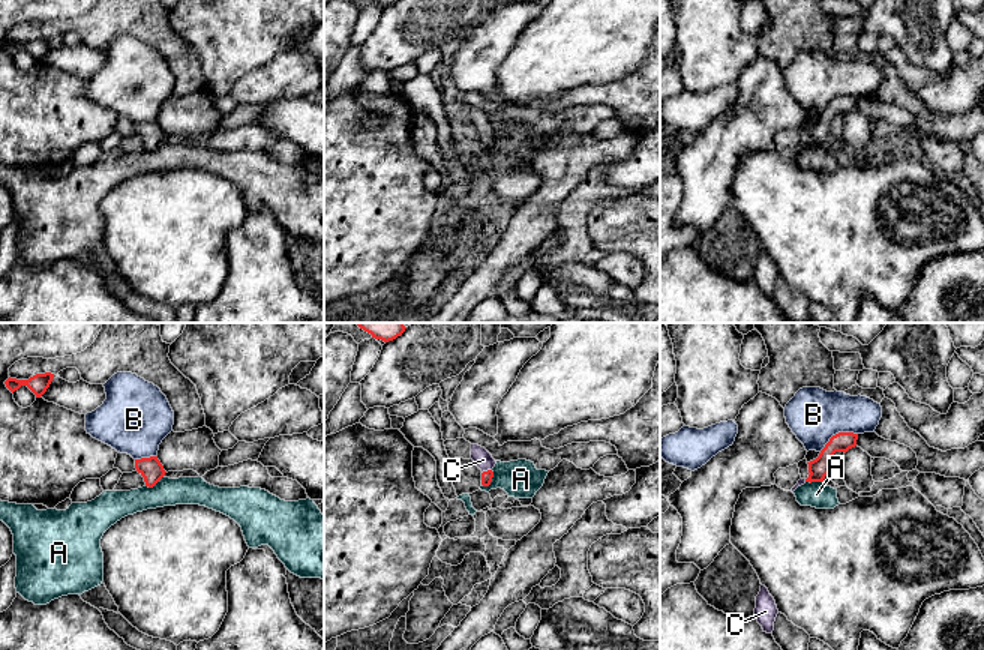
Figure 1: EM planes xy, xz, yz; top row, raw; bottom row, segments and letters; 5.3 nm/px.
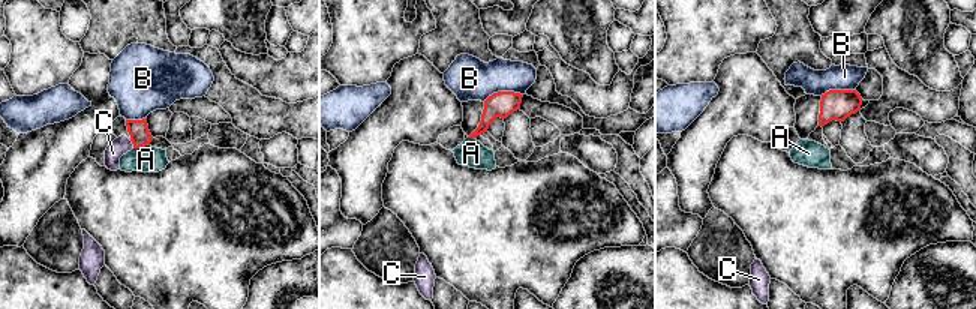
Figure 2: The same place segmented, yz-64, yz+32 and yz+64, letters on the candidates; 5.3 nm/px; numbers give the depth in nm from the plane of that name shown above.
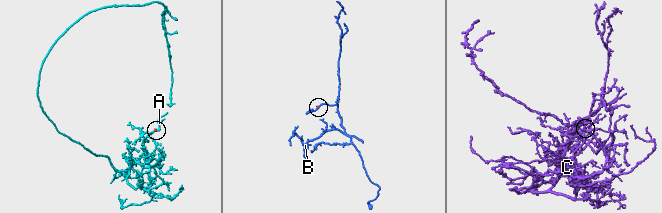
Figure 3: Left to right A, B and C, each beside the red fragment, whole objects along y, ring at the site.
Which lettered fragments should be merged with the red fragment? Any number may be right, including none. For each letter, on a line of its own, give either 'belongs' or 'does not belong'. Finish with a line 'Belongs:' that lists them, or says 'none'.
A: does not belong
B: does not belong
C: belongs
Belongs: C

